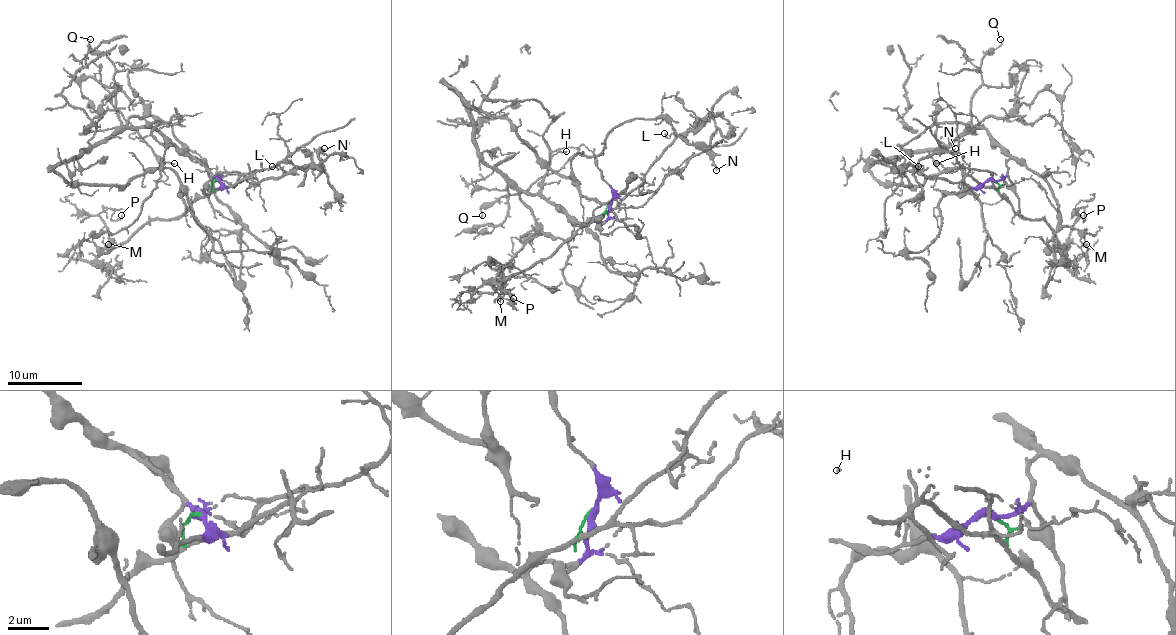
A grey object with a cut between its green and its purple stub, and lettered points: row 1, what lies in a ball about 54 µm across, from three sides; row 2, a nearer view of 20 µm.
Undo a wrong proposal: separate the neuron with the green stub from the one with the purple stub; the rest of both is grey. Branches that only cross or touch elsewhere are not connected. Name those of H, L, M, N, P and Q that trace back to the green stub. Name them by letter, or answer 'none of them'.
L, M, N, P

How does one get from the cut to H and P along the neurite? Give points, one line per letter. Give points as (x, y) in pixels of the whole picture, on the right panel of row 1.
H: (988, 180), (1001, 180), (1010, 157), (982, 127), (870, 170), (883, 183), (921, 185), (945, 168), (936, 163)
P: (988, 180), (999, 185), (999, 193), (1021, 217), (1042, 219), (1062, 245), (1079, 208), (1083, 221), (1083, 215)

